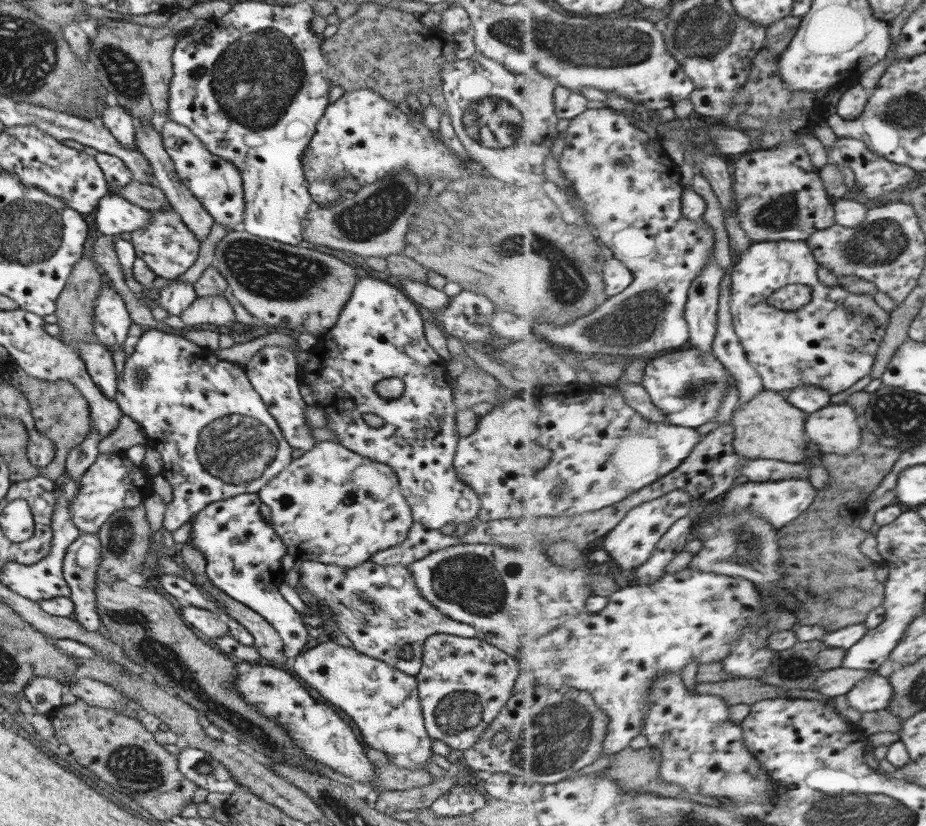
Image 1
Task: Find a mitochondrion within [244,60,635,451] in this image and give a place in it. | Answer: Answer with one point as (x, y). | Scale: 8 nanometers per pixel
(485, 131)

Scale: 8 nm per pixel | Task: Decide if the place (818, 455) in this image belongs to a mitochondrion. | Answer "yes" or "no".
no

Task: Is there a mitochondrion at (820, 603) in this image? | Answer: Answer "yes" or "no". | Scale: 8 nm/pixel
yes

